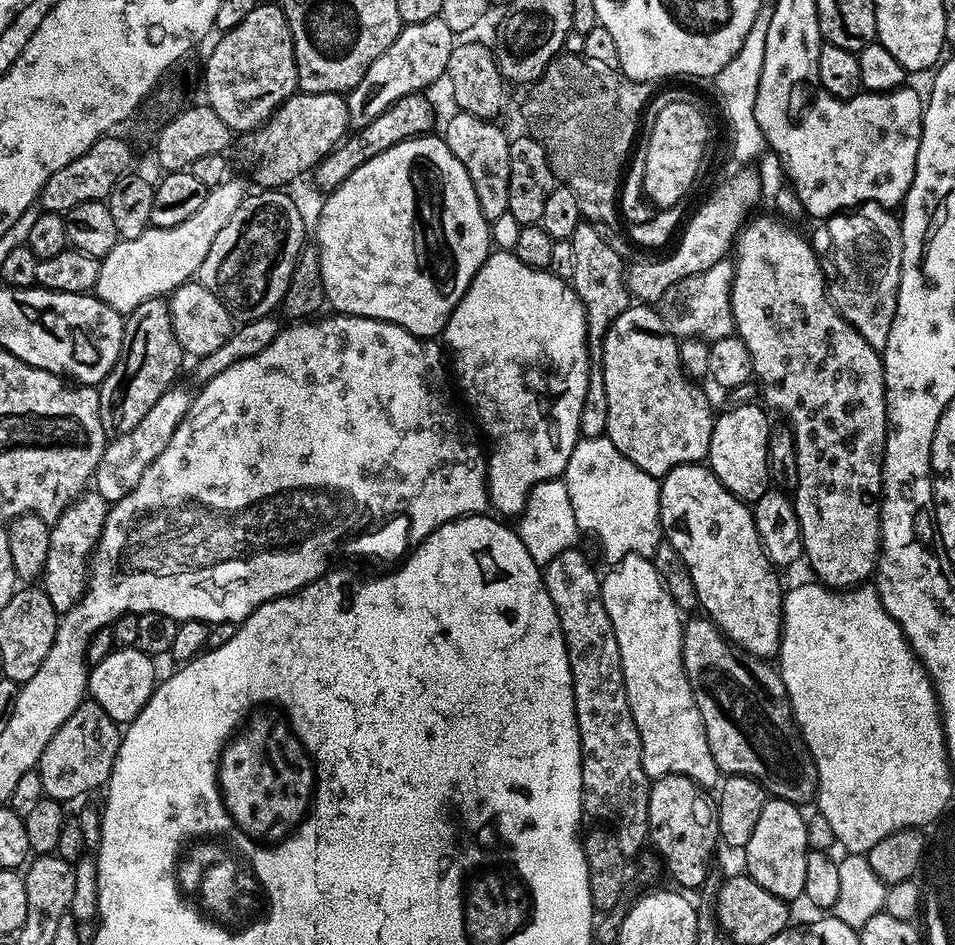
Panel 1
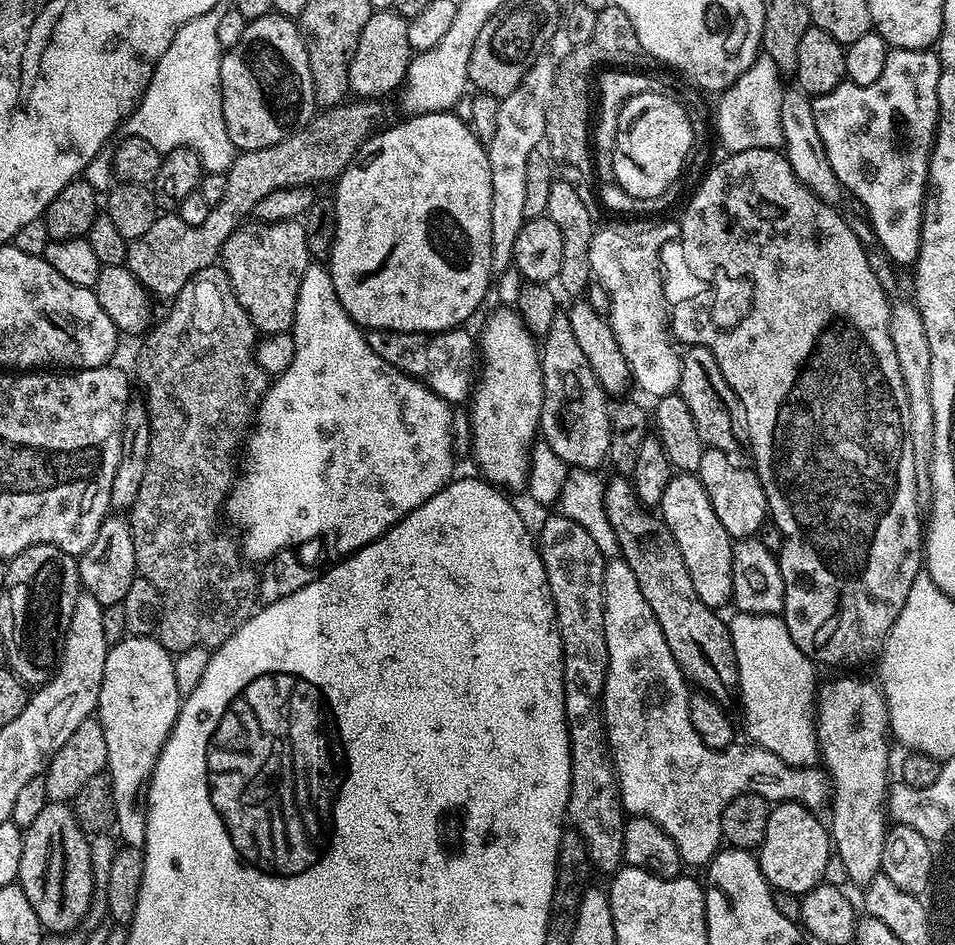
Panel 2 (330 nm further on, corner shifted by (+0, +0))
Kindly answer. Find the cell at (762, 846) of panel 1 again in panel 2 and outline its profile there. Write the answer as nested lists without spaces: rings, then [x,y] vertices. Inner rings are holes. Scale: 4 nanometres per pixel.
[[[780,802],[769,811],[764,841],[758,849],[762,874],[773,889],[803,894],[821,883],[826,862],[833,855],[834,845],[829,829],[811,808],[791,802]]]

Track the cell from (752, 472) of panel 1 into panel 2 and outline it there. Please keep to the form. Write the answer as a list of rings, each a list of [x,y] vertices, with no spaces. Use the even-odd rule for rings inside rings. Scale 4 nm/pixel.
[[[705,447],[698,475],[710,498],[710,506],[714,506],[714,514],[718,514],[718,522],[722,522],[726,534],[732,537],[733,541],[738,541],[755,537],[759,527],[769,519],[770,513],[759,476],[751,467],[743,468],[732,460],[735,459],[729,453]]]

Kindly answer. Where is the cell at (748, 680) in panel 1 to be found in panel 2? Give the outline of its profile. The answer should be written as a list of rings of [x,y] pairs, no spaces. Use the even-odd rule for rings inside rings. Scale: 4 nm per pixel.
[[[619,474],[613,477],[604,487],[606,518],[614,526],[620,556],[634,570],[638,590],[642,590],[642,598],[646,598],[650,610],[654,610],[654,618],[658,618],[658,626],[662,626],[674,662],[678,662],[685,680],[699,691],[708,693],[713,700],[728,702],[731,696],[737,695],[740,678],[727,623],[720,621],[716,617],[719,615],[698,598],[694,582],[690,582],[690,570],[686,570],[686,558],[682,558],[682,550],[678,550],[674,534],[670,534],[663,519],[640,501],[631,479]]]

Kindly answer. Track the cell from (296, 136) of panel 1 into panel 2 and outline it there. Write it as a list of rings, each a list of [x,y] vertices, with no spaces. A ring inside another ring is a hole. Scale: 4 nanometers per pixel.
[[[391,10],[373,11],[370,22],[362,30],[362,38],[358,38],[358,46],[354,50],[348,71],[348,87],[353,97],[373,102],[383,101],[383,96],[388,96],[397,91],[403,85],[408,67],[413,58],[410,46],[410,34],[408,33],[408,21],[398,13]]]

